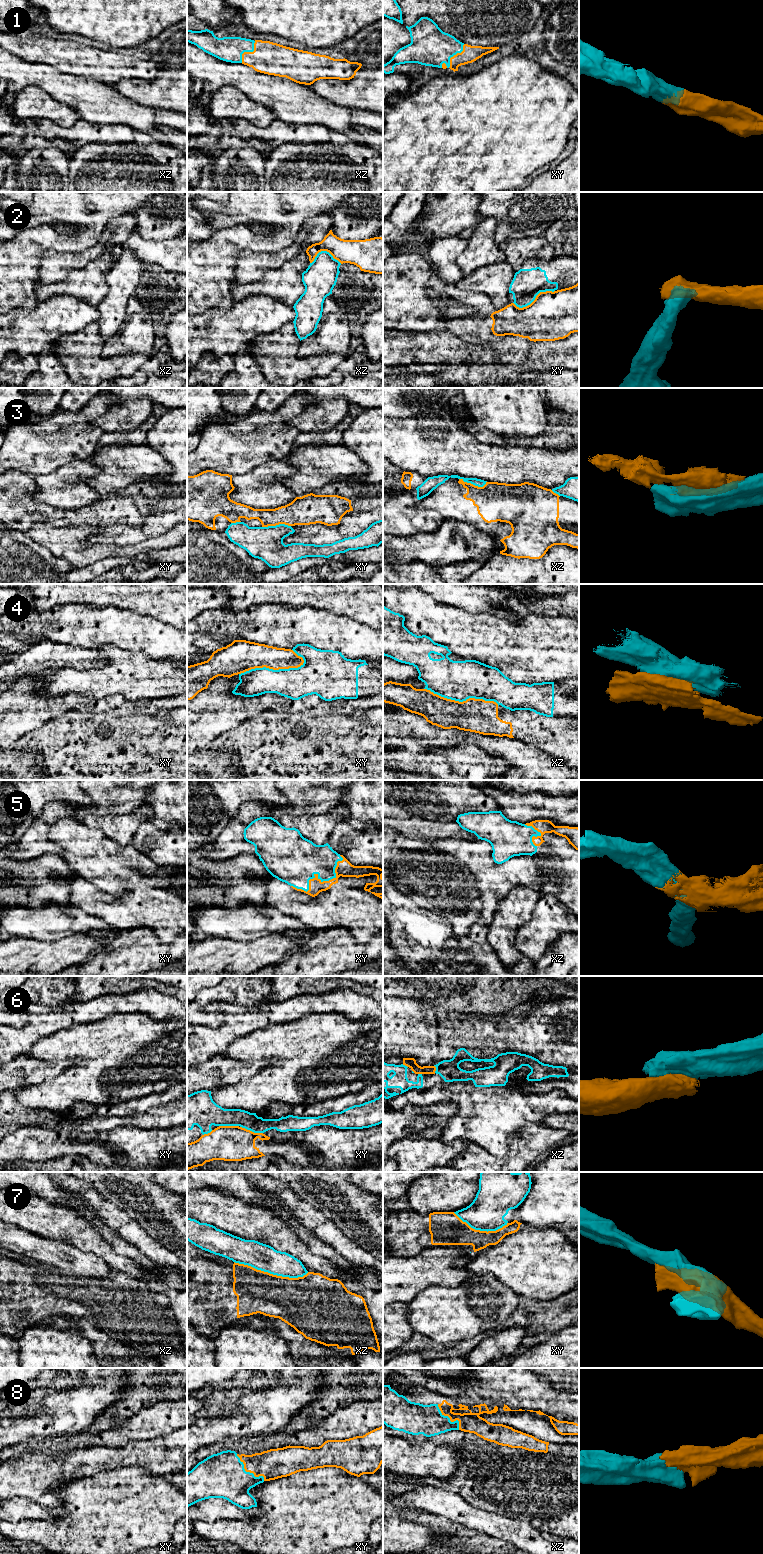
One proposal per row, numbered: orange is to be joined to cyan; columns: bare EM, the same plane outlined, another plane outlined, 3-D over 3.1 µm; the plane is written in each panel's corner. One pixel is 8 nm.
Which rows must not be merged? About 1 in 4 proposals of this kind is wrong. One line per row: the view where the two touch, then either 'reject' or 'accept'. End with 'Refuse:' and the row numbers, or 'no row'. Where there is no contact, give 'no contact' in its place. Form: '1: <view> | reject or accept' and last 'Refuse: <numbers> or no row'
1: xy | accept
2: xy | reject
3: xz | reject
4: xy | reject
5: xy | accept
6: xy | reject
7: xz | reject
8: xy | accept
Refuse: 2, 3, 4, 6, 7

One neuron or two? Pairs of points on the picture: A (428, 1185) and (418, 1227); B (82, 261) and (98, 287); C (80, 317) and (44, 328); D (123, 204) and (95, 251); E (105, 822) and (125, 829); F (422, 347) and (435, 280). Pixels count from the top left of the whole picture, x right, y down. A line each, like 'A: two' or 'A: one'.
A: two
B: two
C: one
D: two
E: one
F: two

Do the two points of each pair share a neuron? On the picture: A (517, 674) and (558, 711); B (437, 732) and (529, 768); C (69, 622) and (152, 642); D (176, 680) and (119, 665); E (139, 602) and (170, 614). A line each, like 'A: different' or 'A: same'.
A: different
B: same
C: same
D: same
E: same

